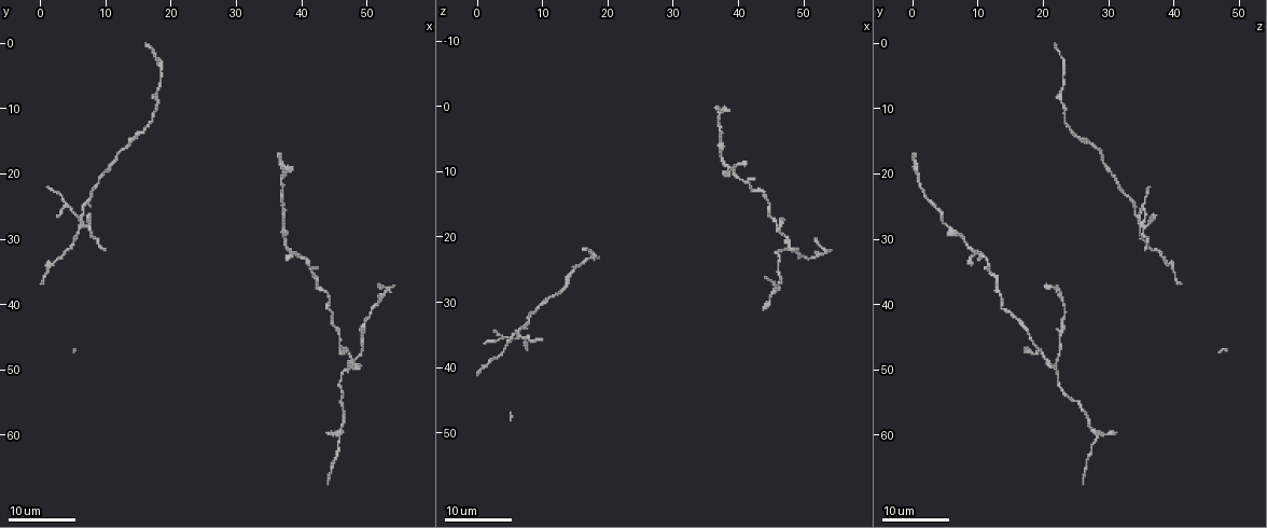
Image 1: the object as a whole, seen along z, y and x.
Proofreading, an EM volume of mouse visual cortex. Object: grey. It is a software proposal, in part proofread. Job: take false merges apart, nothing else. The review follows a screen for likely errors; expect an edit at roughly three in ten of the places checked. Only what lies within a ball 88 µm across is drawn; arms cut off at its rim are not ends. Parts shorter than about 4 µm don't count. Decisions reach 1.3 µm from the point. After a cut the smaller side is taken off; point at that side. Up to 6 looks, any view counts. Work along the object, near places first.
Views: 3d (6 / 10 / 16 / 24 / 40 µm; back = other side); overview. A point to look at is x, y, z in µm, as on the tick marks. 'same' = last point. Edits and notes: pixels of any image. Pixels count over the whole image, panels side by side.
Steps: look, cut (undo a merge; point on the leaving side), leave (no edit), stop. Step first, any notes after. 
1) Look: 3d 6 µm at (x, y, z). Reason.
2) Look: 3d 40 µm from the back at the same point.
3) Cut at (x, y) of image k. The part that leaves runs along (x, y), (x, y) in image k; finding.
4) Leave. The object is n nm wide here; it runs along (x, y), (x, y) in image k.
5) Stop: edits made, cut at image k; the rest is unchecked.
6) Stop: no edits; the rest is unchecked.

Look: 3d 16 µm at (45.5, 60.0, 28.5). Thin arm on a thick one.

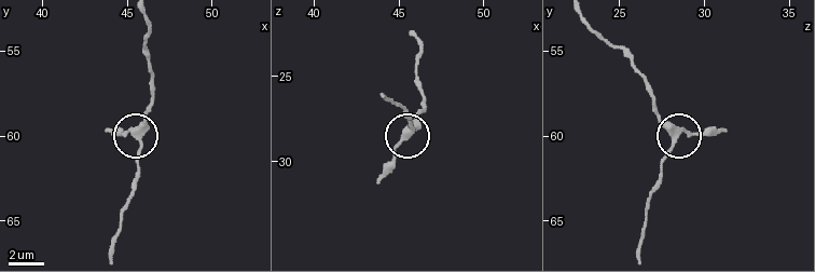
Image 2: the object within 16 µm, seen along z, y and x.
Look: 3d 6 µm at (45.5, 60.1, 28.3).

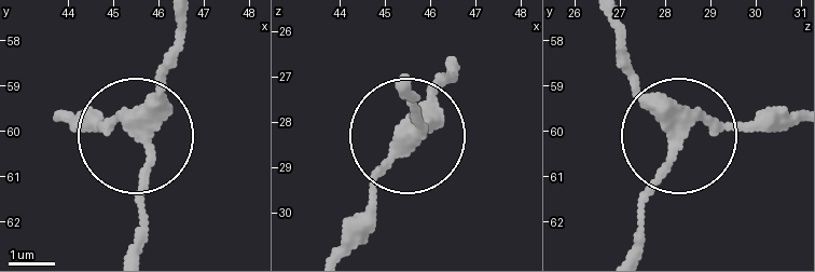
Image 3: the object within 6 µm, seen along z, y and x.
Leave. The side arm is 9 µm long; it runs along (610, 23), (618, 69), (676, 138), (634, 243) in image 3; all the same cell.

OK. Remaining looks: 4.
Look: 3d 24 µm at (45.5, 46.0, 18.5). Sudden change in width.

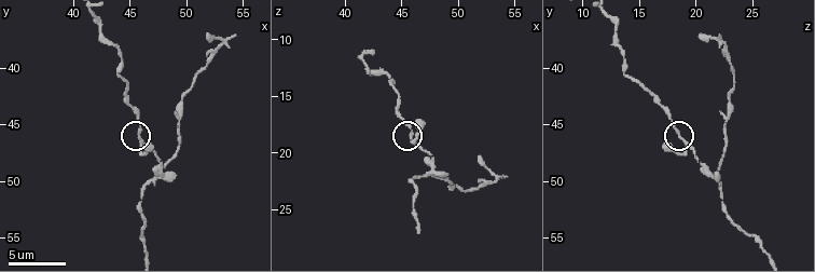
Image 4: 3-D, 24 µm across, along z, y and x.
Look: 3d 6 µm at (45.8, 45.8, 18.6). Closer look.

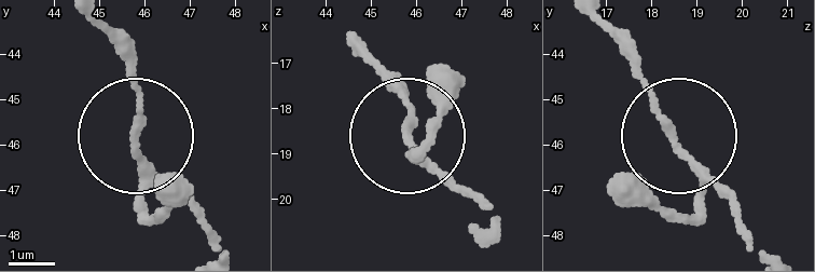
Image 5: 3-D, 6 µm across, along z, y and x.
Look: 3d 6 µm from the back at (45.85, 45.75, 18.45).

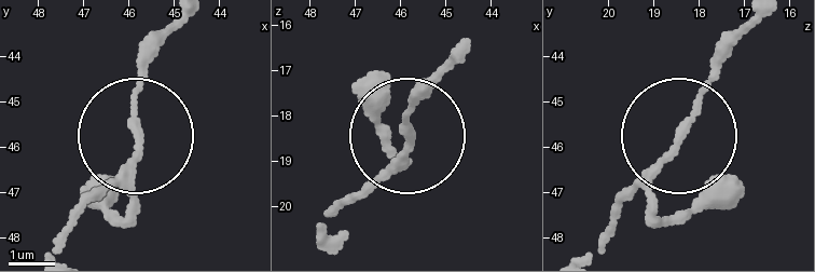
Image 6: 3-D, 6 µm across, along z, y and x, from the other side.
Leave. The object is 150 nm wide here; one cell here.

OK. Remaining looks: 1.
Stop: no edits; the rest is unchecked.

